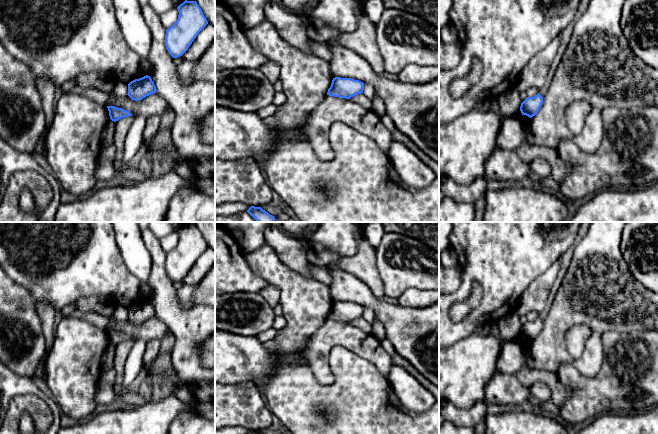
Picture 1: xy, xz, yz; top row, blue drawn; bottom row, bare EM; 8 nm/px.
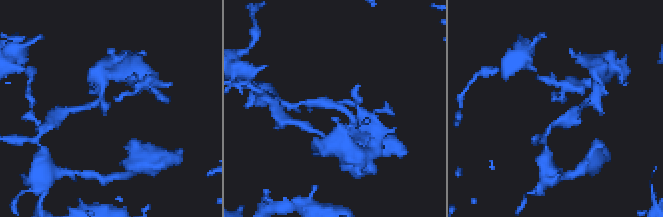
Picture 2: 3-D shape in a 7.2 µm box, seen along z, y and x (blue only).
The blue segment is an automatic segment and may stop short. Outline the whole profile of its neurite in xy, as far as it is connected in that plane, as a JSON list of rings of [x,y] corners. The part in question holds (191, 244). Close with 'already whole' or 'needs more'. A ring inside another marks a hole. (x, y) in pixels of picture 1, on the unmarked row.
[[[185,224],[177,231],[177,245],[166,254],[165,270],[173,282],[182,280],[198,257],[208,248],[196,225]]]; already whole

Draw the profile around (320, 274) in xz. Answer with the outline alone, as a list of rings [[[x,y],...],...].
[[[313,264],[309,265],[309,269],[310,269],[314,279],[316,279],[317,281],[319,281],[327,286],[331,285],[332,277],[326,269],[319,267],[319,266],[315,266]]]

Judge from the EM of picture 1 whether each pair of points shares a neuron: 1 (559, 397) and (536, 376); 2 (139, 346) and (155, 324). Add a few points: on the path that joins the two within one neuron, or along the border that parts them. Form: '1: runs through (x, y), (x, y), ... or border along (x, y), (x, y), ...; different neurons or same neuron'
1: runs through (558, 390), (543, 376); same neuron
2: border along (133, 341), (143, 340), (145, 342); different neurons

